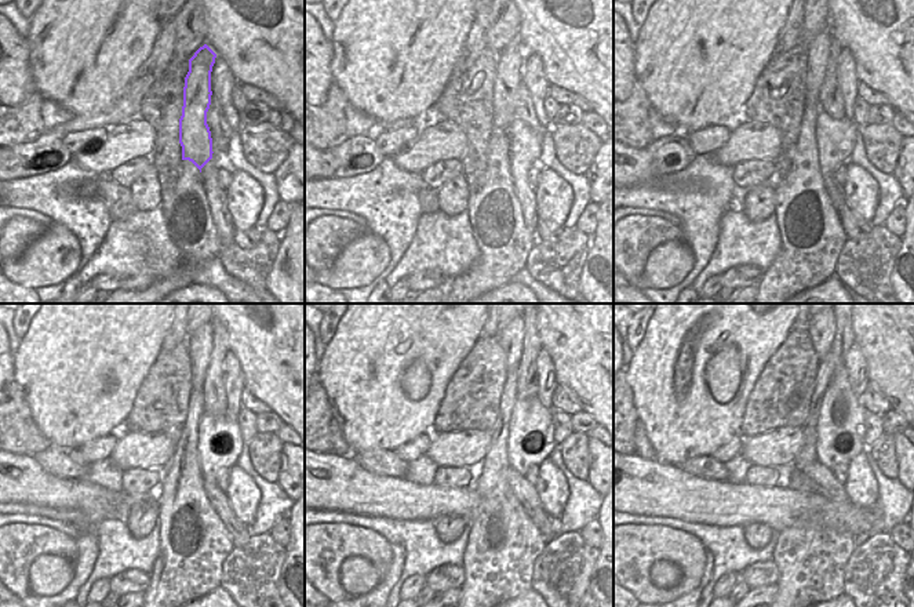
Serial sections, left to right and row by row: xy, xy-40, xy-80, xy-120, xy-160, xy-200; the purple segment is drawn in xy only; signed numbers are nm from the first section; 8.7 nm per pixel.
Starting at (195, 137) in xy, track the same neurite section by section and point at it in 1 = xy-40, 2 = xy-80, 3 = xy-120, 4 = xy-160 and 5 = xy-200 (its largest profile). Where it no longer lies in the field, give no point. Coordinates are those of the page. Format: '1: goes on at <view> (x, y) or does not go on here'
1: goes on at xy-40 (512, 57)
2: goes on at xy-80 (818, 50)
3: goes on at xy-120 (200, 342)
4: goes on at xy-160 (510, 337)
5: goes on at xy-200 (822, 331)

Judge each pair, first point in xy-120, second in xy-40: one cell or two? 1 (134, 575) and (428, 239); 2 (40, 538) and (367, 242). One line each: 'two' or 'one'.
1: two
2: two

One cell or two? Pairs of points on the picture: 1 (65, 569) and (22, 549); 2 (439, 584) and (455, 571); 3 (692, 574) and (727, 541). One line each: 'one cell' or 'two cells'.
1: two cells
2: one cell
3: two cells

